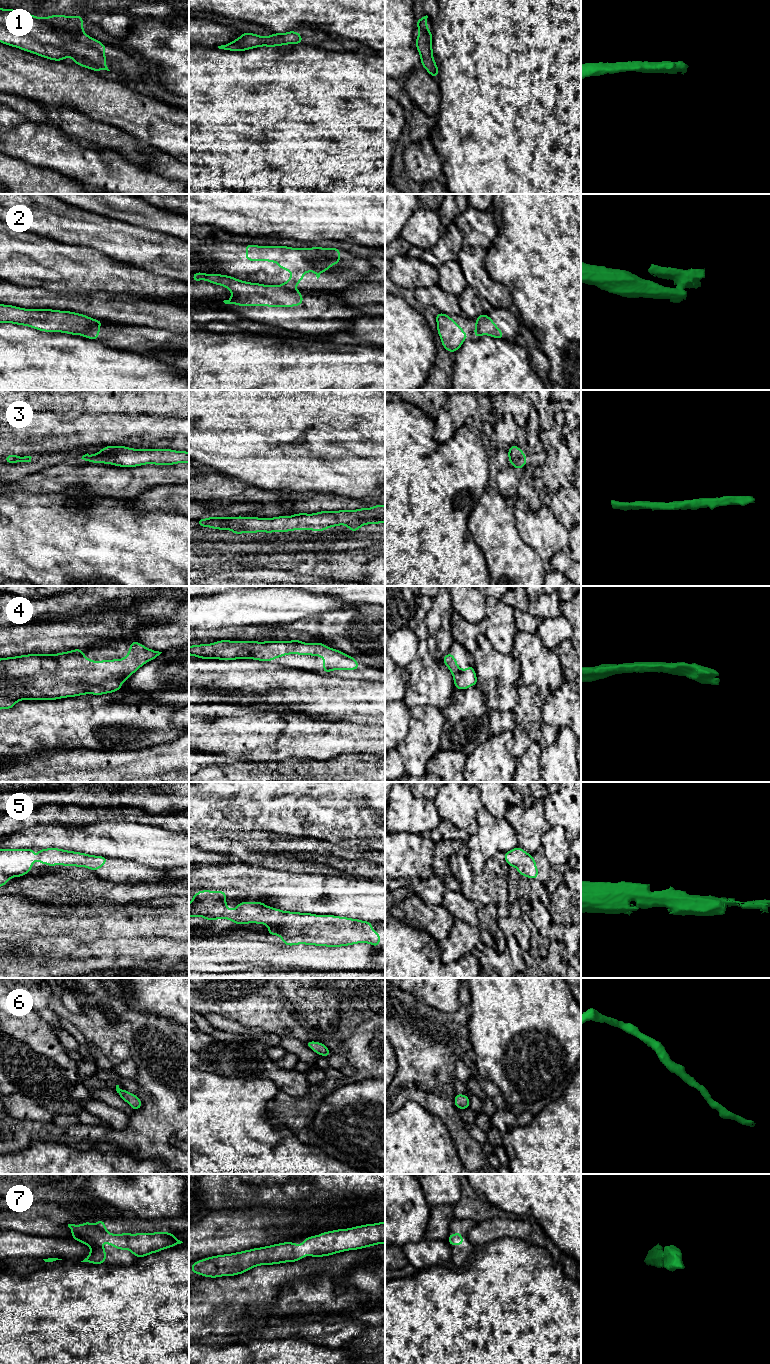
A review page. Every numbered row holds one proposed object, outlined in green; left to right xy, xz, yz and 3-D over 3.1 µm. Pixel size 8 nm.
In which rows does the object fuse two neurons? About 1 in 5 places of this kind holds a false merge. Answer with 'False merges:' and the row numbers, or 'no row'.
False merges: 2

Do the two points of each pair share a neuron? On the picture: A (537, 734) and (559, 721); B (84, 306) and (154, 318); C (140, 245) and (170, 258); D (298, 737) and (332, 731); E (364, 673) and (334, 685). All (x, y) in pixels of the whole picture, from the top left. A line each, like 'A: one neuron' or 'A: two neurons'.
A: two neurons
B: one neuron
C: one neuron
D: one neuron
E: two neurons

